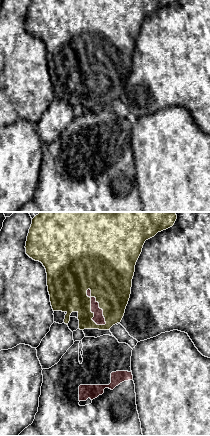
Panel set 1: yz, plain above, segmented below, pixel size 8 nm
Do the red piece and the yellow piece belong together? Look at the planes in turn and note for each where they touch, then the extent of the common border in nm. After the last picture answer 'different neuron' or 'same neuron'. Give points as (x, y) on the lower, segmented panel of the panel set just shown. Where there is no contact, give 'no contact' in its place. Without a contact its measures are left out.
(98, 306) | 340 nm

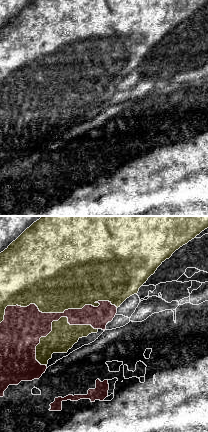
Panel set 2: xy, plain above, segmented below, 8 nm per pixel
(54, 313) | 950 nm

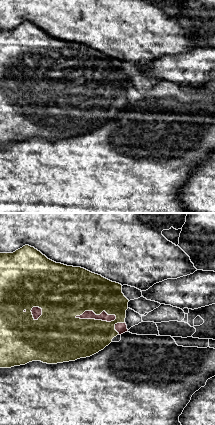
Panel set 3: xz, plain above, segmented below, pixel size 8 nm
(96, 319) | 340 nm

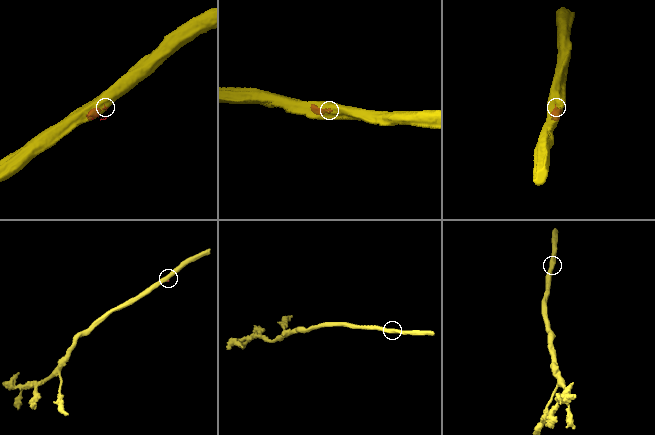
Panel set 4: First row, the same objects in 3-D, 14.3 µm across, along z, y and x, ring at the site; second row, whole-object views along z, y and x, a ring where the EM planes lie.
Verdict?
same neuron

